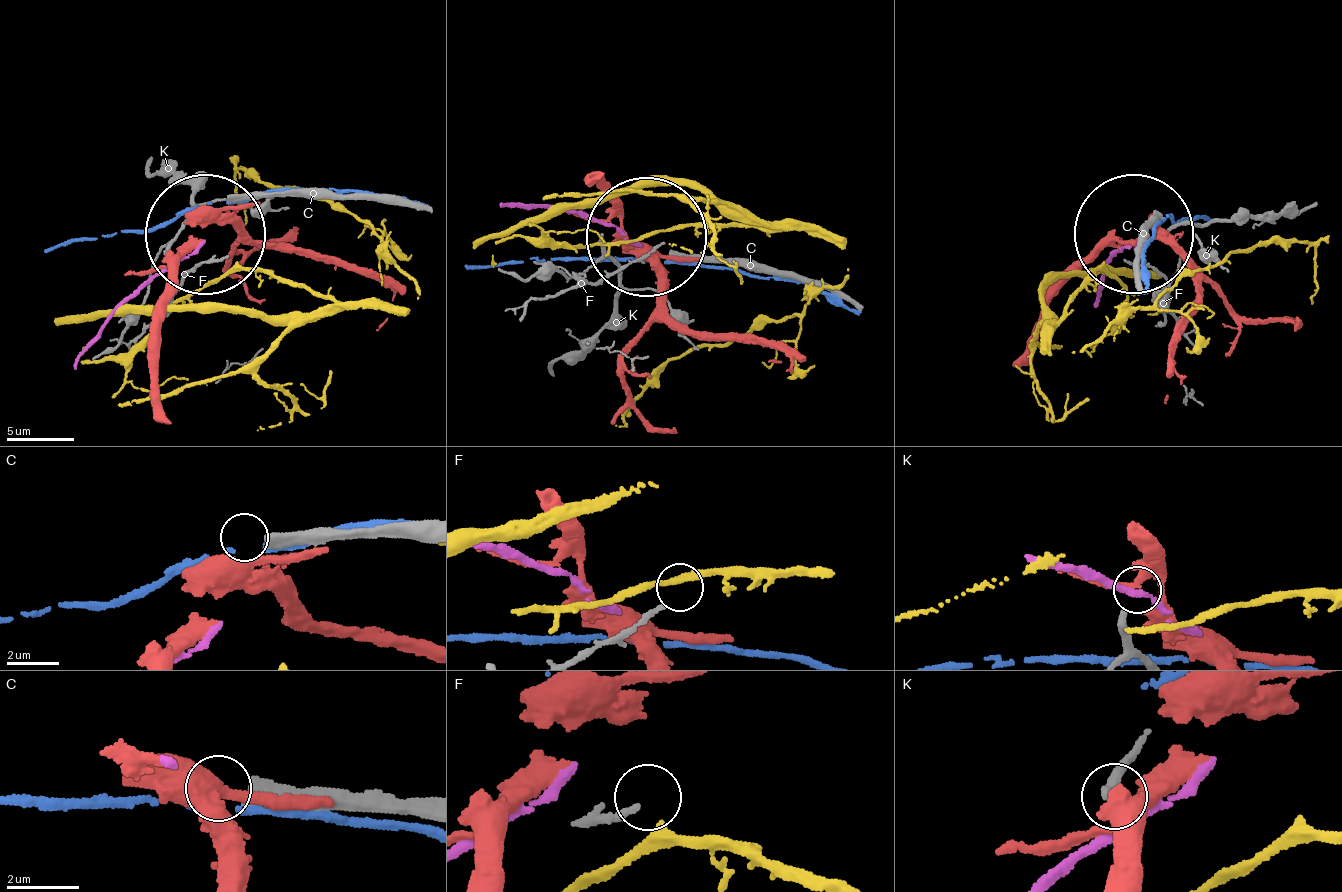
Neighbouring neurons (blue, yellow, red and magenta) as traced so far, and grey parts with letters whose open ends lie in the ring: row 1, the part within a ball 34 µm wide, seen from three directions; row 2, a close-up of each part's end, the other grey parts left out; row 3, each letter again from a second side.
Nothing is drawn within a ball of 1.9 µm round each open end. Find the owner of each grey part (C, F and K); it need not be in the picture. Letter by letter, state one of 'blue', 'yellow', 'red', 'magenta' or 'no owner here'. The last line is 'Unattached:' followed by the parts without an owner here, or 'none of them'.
C: no owner here
F: yellow
K: no owner here
Unattached: C, K

